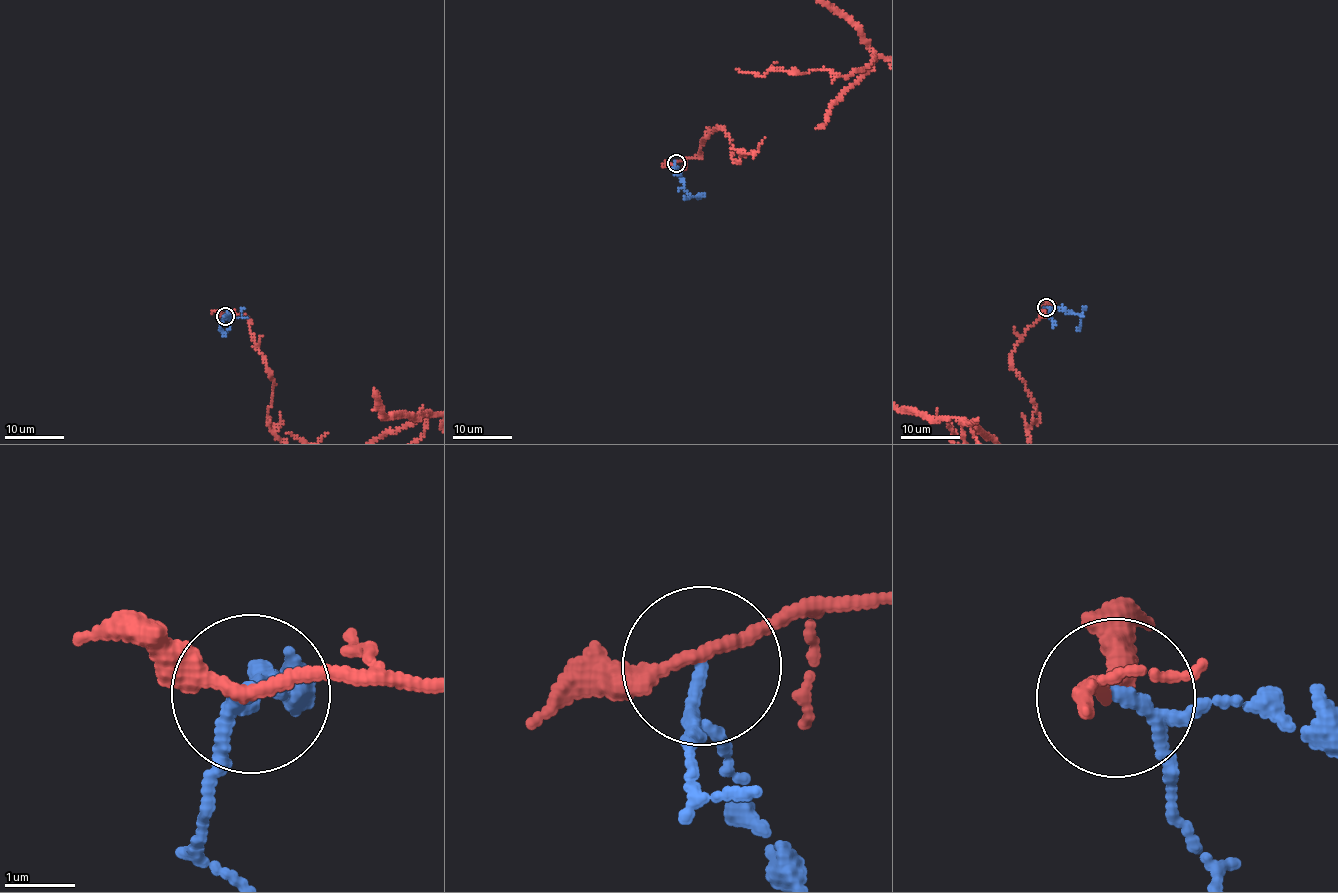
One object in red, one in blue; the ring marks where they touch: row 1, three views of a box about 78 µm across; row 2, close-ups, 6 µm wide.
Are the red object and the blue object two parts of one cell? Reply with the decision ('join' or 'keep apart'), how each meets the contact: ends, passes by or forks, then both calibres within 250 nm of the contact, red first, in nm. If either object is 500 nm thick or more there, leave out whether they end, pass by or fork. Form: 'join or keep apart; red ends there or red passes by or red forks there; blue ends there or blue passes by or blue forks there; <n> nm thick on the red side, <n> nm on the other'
keep apart; red passes by; blue passes by; 190 nm thick on the red side, 130 nm on the other

